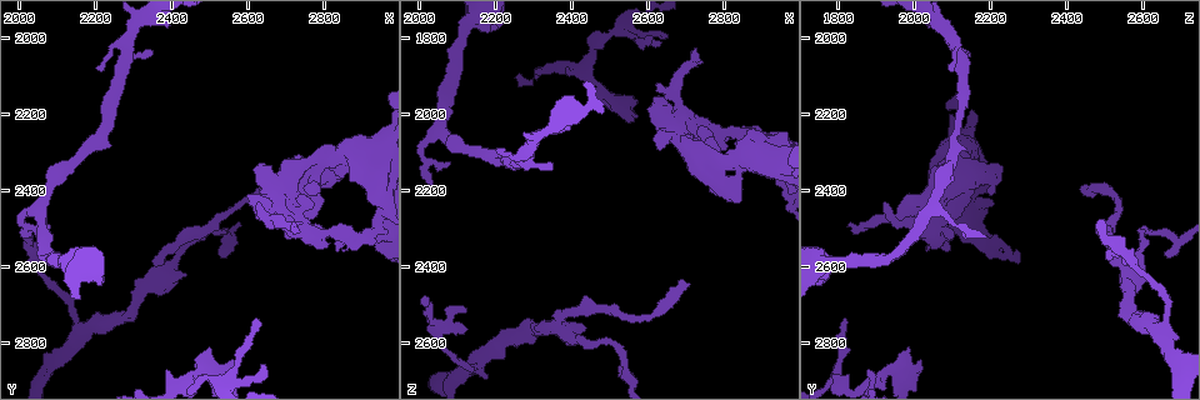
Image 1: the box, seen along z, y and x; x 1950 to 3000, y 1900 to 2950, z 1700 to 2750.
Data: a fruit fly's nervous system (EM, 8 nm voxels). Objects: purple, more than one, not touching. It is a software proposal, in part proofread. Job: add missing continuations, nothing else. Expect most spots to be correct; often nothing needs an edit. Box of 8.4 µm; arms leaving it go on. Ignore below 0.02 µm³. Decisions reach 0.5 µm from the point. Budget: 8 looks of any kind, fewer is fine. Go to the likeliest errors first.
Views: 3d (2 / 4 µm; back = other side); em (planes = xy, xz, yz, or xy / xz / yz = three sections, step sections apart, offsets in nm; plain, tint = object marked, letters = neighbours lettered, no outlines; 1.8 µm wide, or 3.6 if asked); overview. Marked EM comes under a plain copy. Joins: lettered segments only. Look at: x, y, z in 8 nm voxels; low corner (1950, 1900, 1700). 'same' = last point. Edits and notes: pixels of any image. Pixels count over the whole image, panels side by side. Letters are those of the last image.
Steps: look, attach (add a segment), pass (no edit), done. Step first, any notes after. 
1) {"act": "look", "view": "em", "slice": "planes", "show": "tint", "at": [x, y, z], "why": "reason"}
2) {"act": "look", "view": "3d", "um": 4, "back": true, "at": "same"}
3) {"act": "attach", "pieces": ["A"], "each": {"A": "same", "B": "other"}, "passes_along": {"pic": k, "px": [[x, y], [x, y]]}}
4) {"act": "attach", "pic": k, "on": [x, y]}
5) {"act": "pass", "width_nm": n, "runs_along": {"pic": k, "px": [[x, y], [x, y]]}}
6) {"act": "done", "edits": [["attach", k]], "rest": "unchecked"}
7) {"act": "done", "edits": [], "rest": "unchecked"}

{"act": "look", "view": "3d", "um": 4, "at": [2730, 2485, 1835], "why": "branch stops here"}

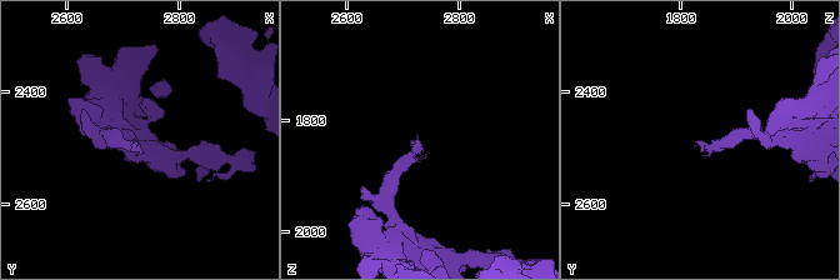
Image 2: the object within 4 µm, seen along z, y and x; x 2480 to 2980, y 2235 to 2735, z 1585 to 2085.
{"act": "look", "view": "em", "um": 3.6, "slice": "planes", "show": "letters", "at": [2725, 2490, 1830]}

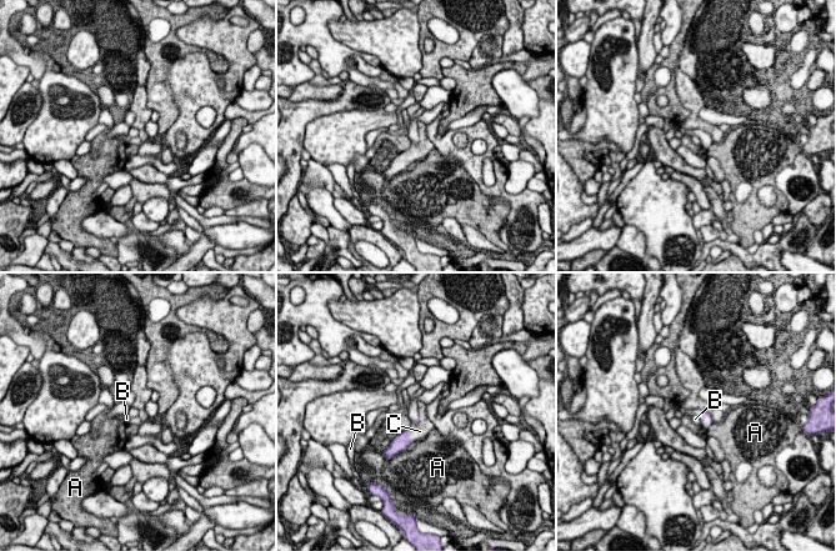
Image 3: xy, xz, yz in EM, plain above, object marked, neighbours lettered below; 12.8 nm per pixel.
{"act": "attach", "pieces": ["C"], "each": {"A": "other", "B": "other", "C": "same"}, "passes_along": {"pic": 3, "px": [[401, 441], [409, 436], [420, 431]]}, "found": "the cell continues"}

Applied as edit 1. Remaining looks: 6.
{"act": "look", "view": "em", "slice": "planes", "show": "letters", "at": [2705, 2390, 2440], "why": "tapers out"}

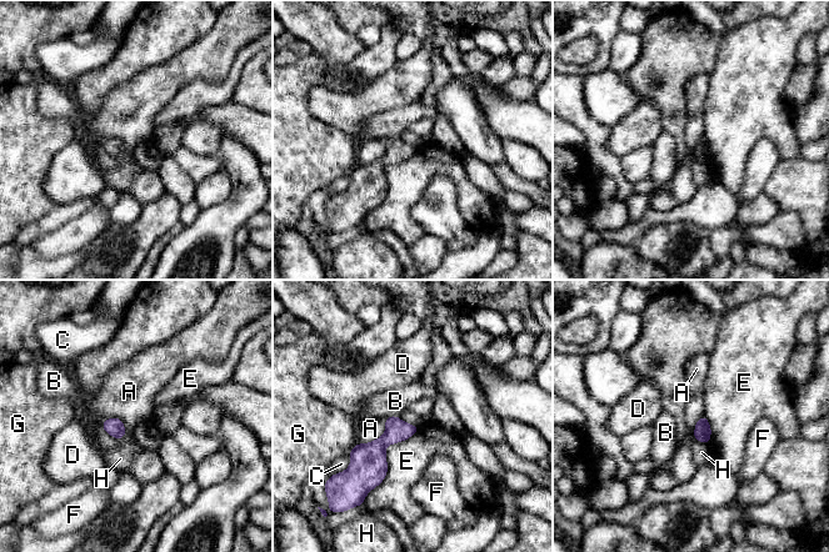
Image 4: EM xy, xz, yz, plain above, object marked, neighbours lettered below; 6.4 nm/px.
{"act": "pass", "each": {"A": "other", "B": "other", "C": "other", "D": "other", "E": "other", "F": "other", "G": "other", "H": "other"}, "border": {"pic": 4, "px": [[105, 417], [103, 428], [121, 440]]}, "found": "no lettered segment goes on from it"}

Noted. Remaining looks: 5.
{"act": "look", "view": "3d", "um": 4, "at": [2570, 2850, 2020], "why": "free end"}

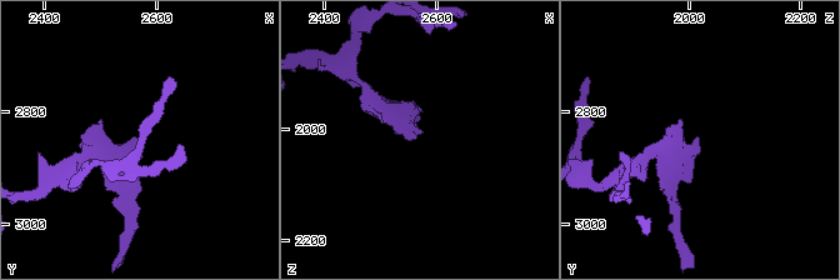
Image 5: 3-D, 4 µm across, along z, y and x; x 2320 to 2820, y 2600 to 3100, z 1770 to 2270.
{"act": "look", "view": "em", "slice": "planes", "show": "letters", "at": [2570, 2845, 2015]}

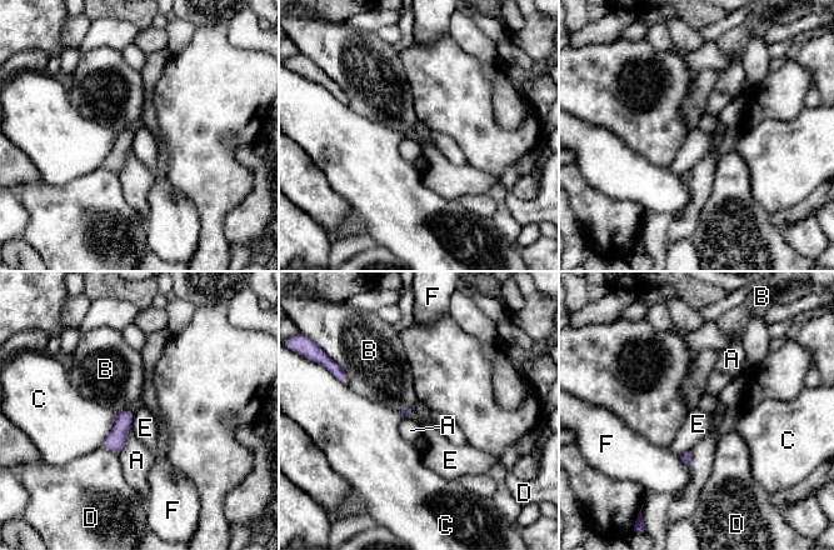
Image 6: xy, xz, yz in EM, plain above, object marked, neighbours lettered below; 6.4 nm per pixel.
{"act": "pass", "each": {"A": "other", "B": "other", "C": "other", "D": "other", "E": "other", "F": "other"}, "border": {"pic": 6, "px": [[134, 414], [130, 428]]}, "found": "none of them fits"}

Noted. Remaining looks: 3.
{"act": "look", "view": "em", "slice": "xy", "step": 4, "show": "letters", "at": [2435, 2545, 2595], "why": "sudden change in width"}

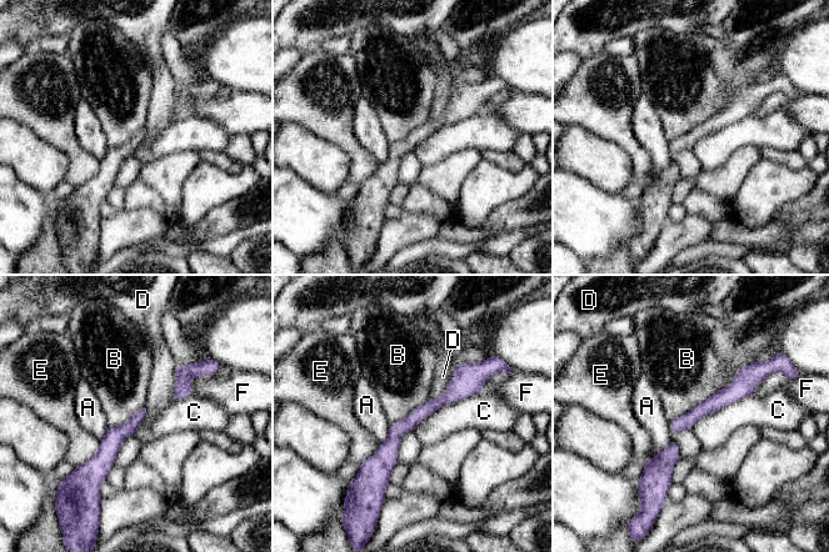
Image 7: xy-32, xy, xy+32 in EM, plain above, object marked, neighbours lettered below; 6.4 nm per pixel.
{"act": "pass", "width_nm": 100, "each": {"A": "other", "B": "other", "C": "other", "D": "other", "E": "other", "F": "other"}, "border": {"pic": 7, "px": [[753, 361], [723, 387], [670, 422]]}, "found": "none of them fits"}

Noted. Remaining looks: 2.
{"act": "done", "edits": [["attach", 3]], "rest": "unchecked"}

